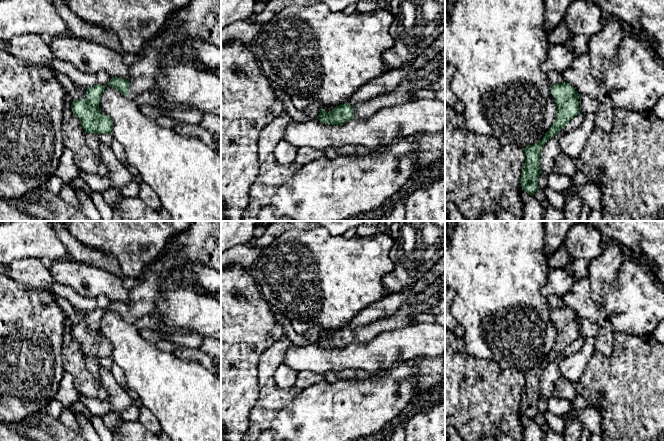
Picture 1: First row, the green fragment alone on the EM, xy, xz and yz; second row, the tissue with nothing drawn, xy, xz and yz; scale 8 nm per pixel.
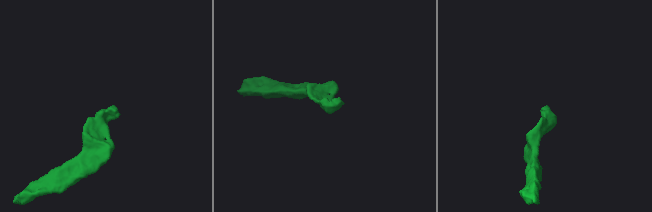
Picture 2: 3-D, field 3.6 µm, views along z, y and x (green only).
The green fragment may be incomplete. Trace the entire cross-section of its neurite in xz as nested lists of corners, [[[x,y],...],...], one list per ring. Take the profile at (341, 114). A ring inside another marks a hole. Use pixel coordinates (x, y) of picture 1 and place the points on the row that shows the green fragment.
[[[439,69],[419,80],[405,80],[392,92],[359,102],[351,106],[348,102],[334,107],[330,113],[321,109],[317,119],[324,124],[343,125],[350,119],[368,119],[378,110],[391,105],[403,104],[415,100],[413,92],[418,89],[429,89],[430,85],[440,77]]]

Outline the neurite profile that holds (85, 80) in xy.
[[[53,57],[50,61],[50,67],[54,72],[67,75],[75,84],[88,89],[97,84],[108,85],[111,76],[105,71],[99,71],[95,74],[87,74],[81,72],[72,63]]]

